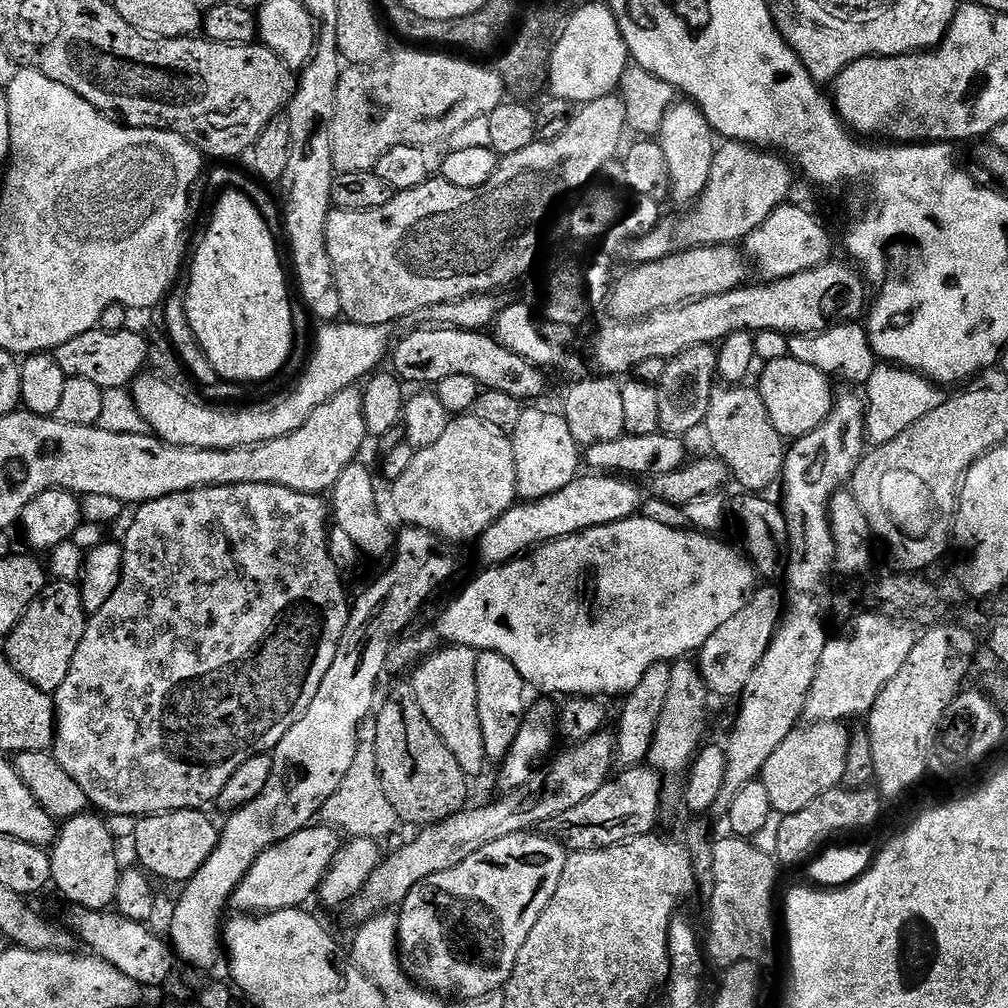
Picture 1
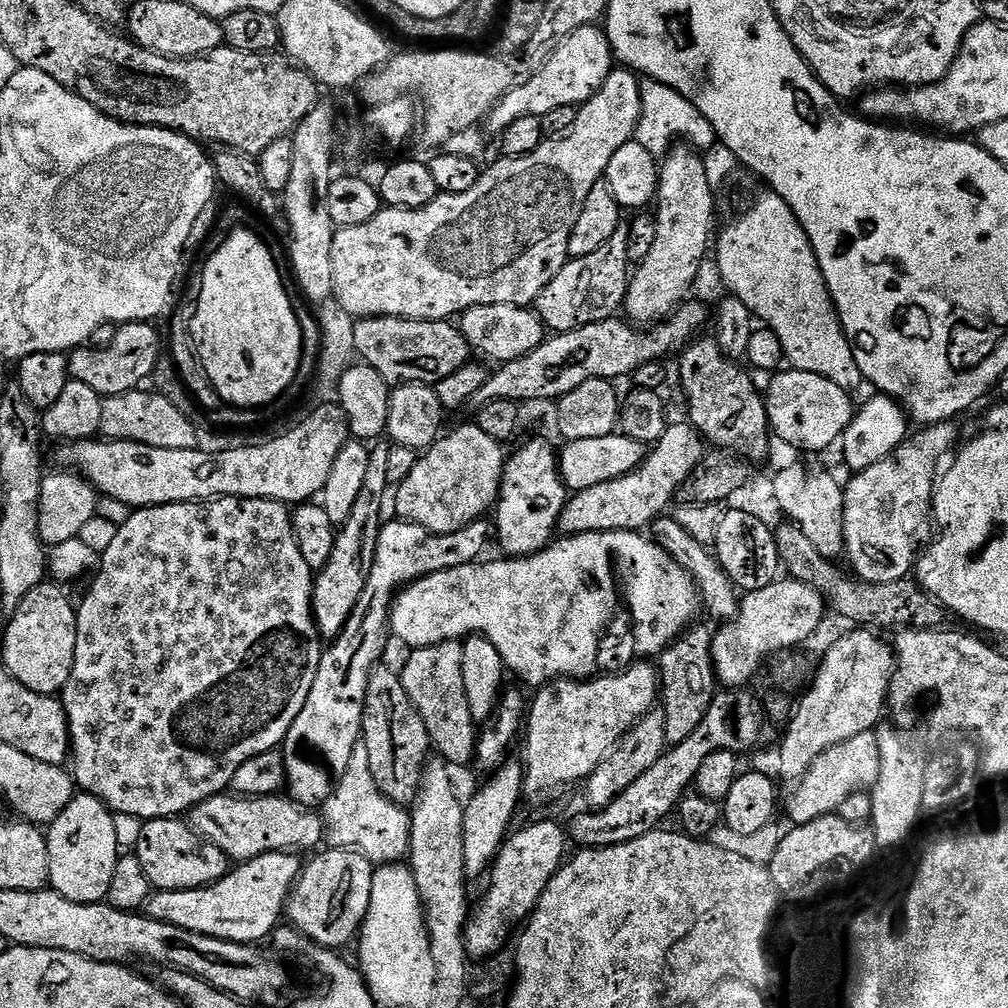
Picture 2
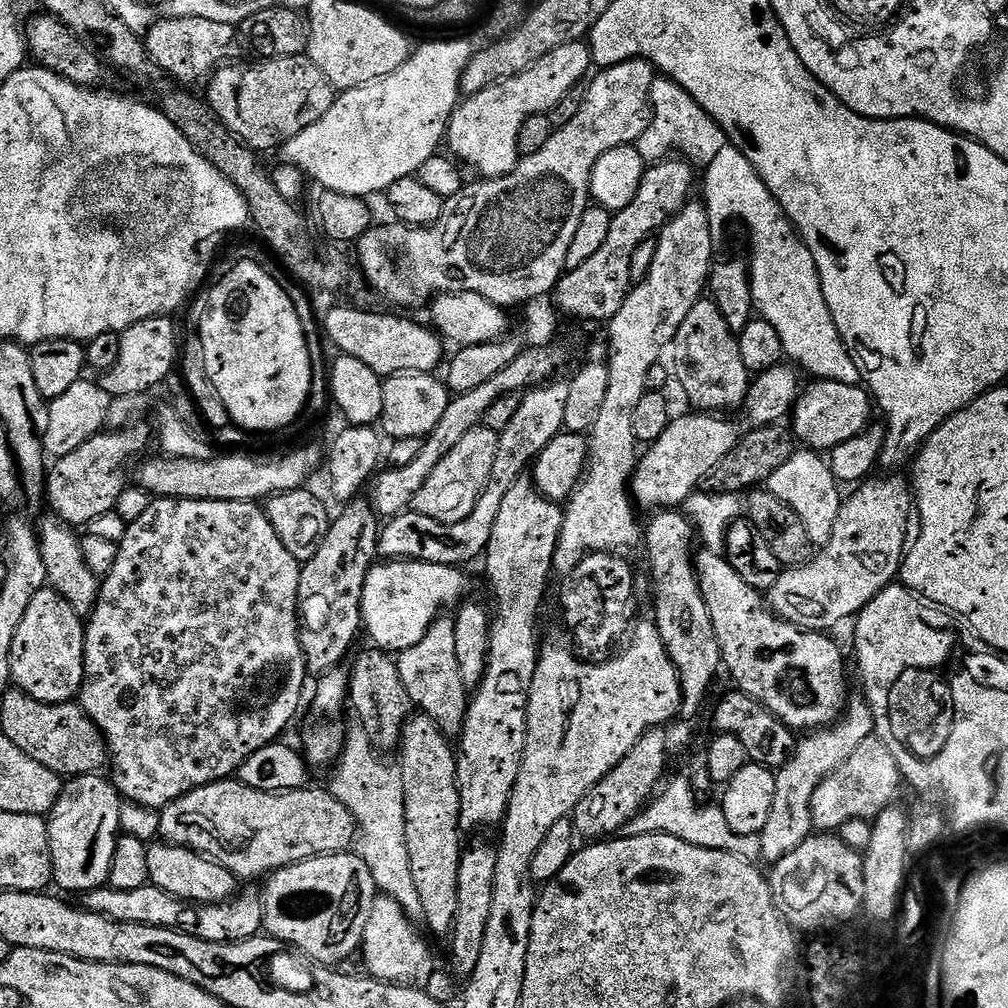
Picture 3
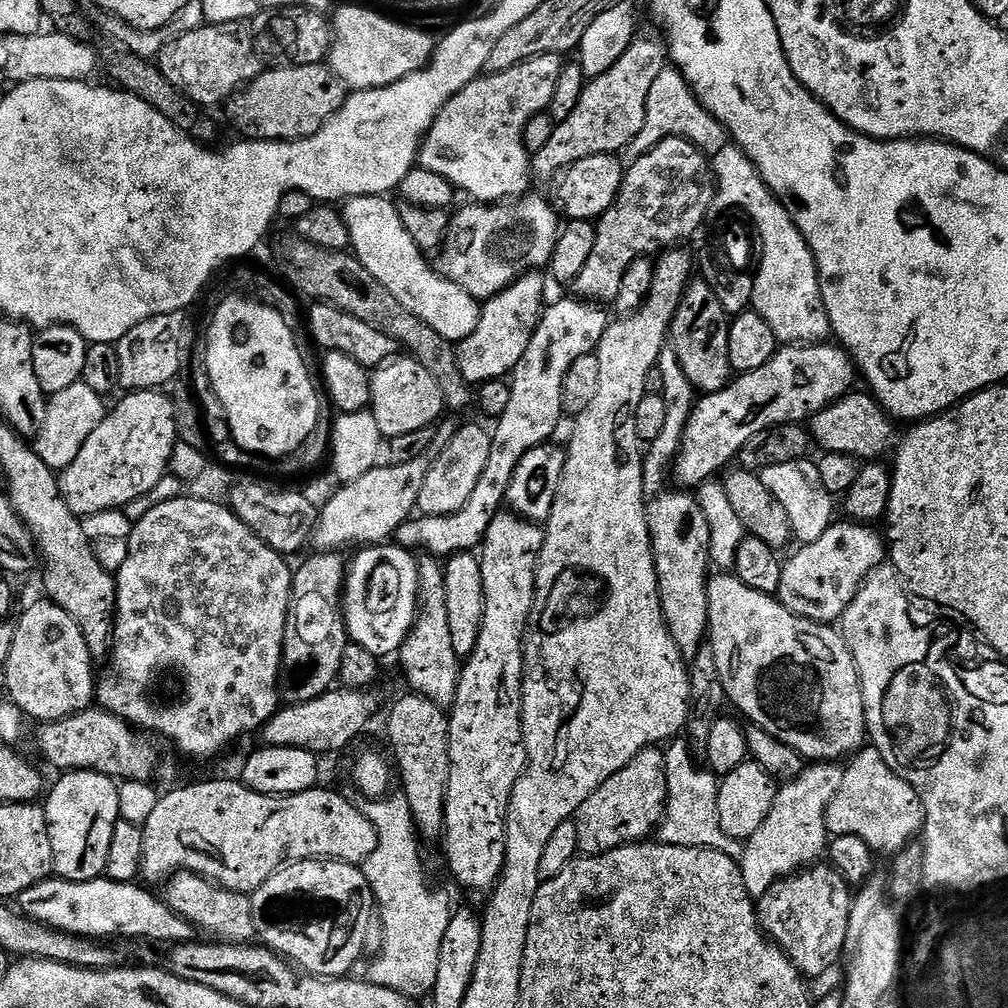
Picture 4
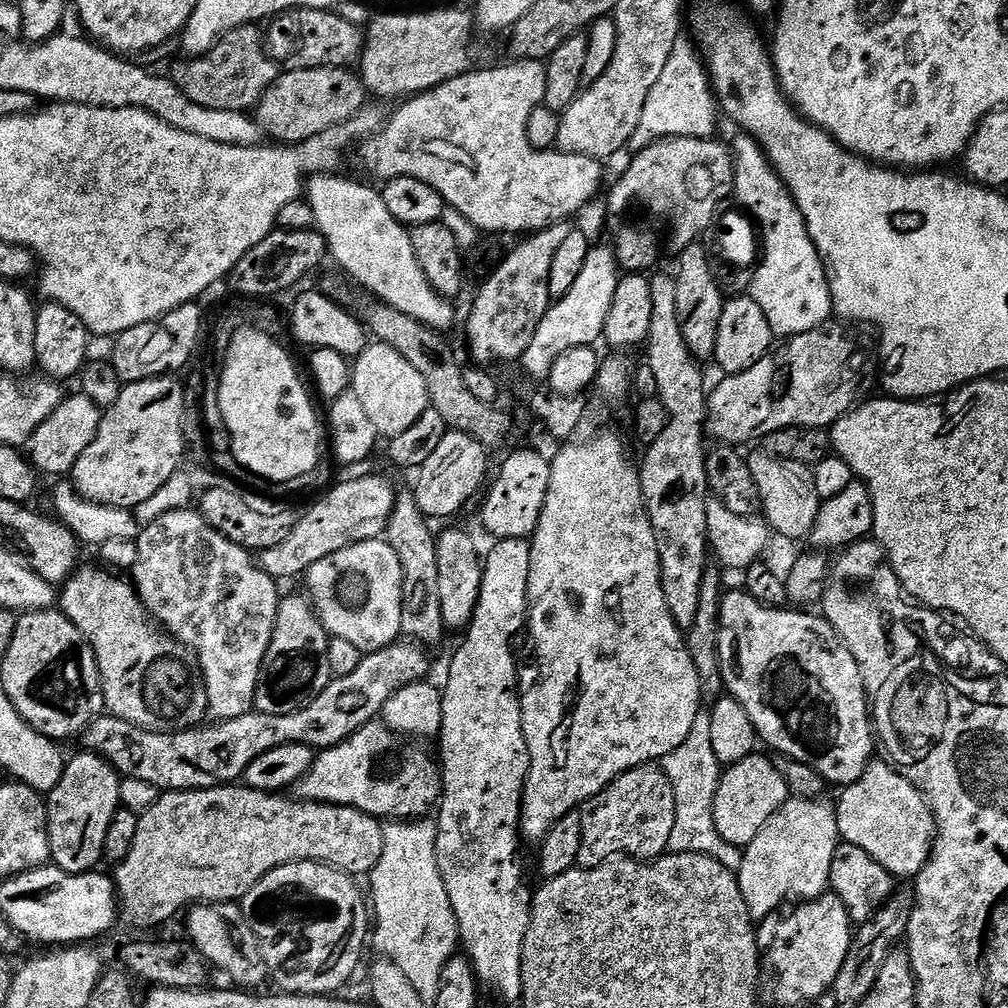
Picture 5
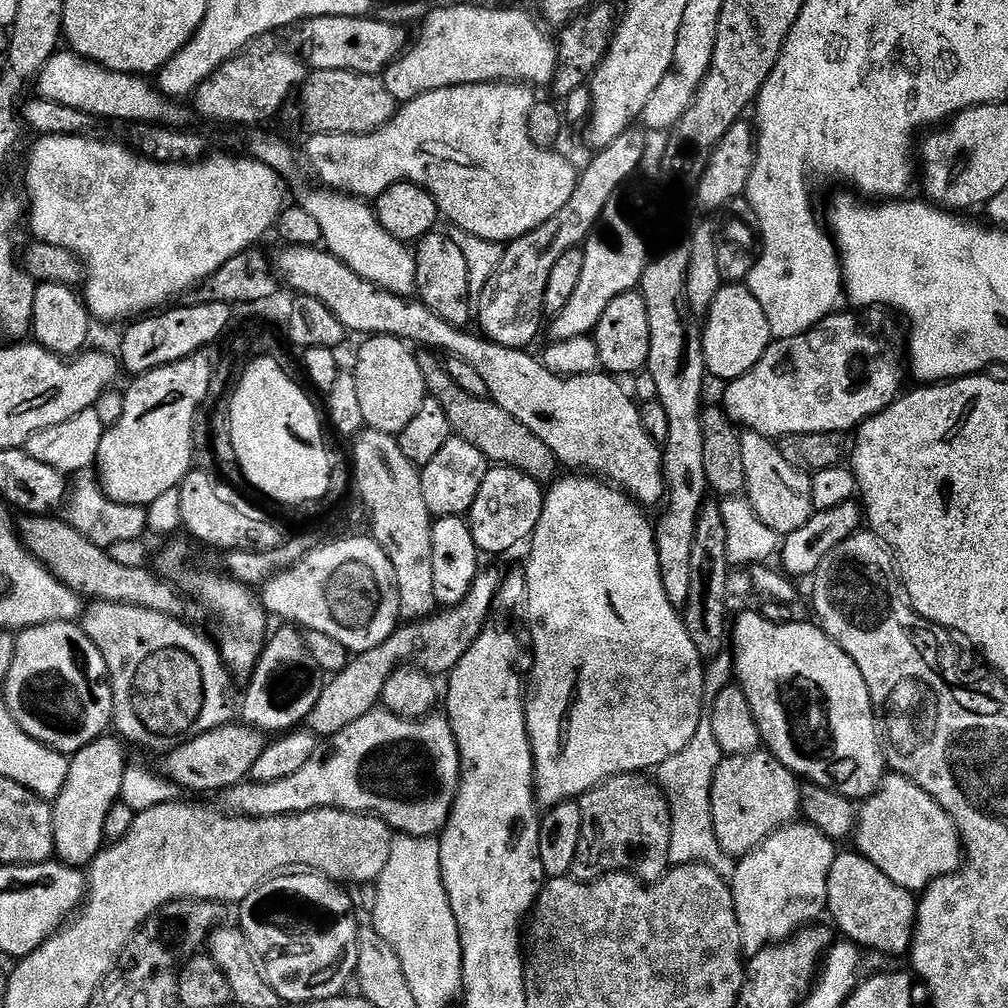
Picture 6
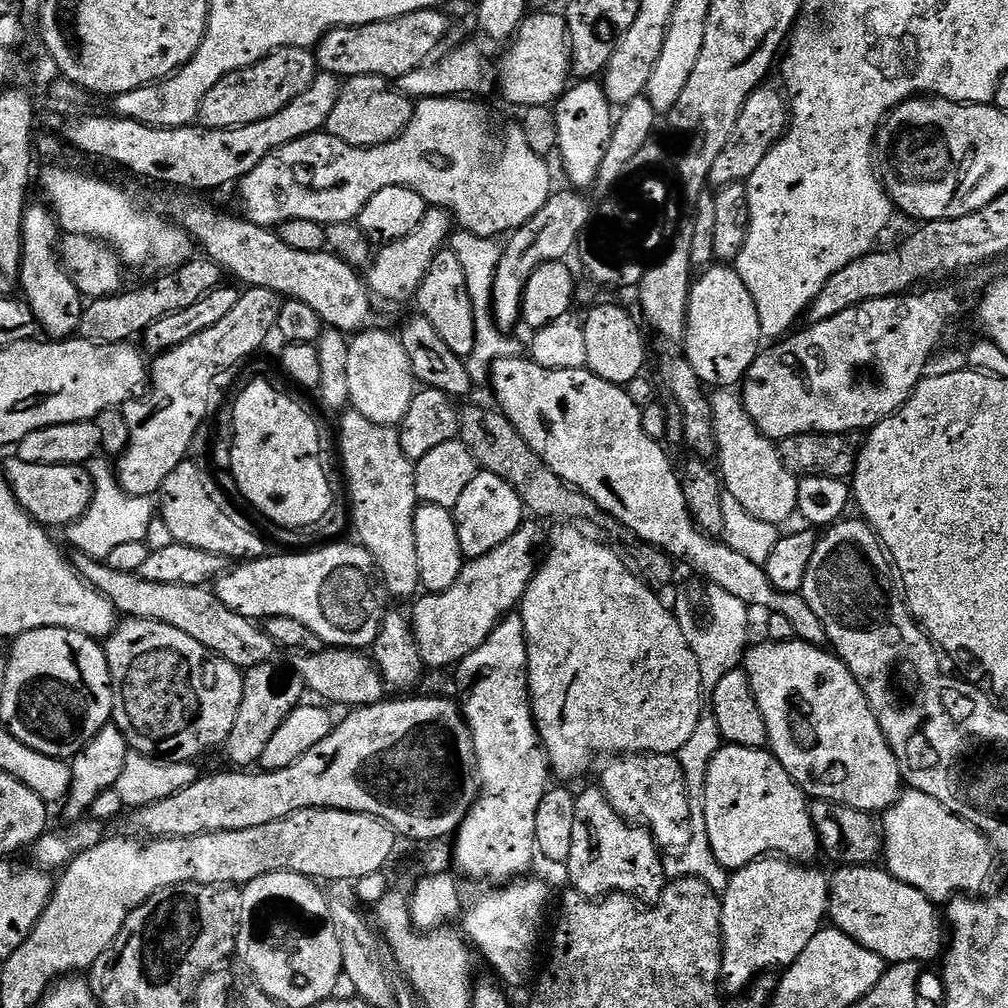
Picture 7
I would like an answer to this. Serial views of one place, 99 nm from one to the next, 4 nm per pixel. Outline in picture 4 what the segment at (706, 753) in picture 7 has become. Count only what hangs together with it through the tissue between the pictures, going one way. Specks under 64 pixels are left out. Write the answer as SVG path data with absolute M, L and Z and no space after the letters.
M676 738L667 745L666 782L668 783L668 806L658 829L659 843L683 848L709 848L726 854L734 861L744 858L744 844L730 838L718 822L718 790L720 785L715 772L702 766L688 748L687 739Z

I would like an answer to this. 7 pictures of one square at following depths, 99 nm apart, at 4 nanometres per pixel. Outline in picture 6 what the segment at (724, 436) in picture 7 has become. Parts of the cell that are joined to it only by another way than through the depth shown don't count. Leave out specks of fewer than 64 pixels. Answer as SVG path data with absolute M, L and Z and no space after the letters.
M744 430L739 433L738 455L741 470L744 471L743 491L761 522L779 534L798 530L798 526L806 526L814 511L810 502L809 477L790 466L790 462L782 458L779 447L769 437L760 436L757 432Z

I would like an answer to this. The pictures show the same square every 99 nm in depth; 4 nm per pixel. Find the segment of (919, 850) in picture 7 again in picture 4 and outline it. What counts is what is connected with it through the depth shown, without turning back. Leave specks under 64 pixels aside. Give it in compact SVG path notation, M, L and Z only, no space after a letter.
M864 746L851 757L850 763L844 768L842 787L828 807L826 826L833 837L857 836L866 842L873 853L890 852L897 854L904 850L908 844L921 835L924 826L924 807L915 790L909 786L882 758L882 754L874 747Z

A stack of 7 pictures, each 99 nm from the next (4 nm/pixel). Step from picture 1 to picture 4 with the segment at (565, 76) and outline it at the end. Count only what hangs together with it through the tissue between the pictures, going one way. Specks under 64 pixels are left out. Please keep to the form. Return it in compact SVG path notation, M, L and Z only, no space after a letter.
M551 52L523 60L513 68L482 74L477 80L471 80L449 98L432 121L428 135L420 145L419 167L442 174L442 178L449 180L461 193L469 192L476 202L508 202L525 195L532 180L532 164L528 161L530 153L524 147L524 127L534 114L547 109L554 98L554 86L558 86L564 65L565 61Z

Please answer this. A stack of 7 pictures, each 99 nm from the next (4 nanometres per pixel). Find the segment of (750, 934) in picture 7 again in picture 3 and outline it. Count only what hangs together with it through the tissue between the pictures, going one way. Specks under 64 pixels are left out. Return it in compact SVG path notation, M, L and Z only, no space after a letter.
M853 699L847 705L846 711L835 724L827 730L816 730L805 735L796 745L796 752L776 772L774 786L774 807L770 809L770 818L761 830L759 838L762 842L761 857L768 862L780 860L790 850L798 850L807 836L813 835L810 802L814 798L814 790L830 774L834 774L862 746L862 742L873 739L874 718L863 699Z

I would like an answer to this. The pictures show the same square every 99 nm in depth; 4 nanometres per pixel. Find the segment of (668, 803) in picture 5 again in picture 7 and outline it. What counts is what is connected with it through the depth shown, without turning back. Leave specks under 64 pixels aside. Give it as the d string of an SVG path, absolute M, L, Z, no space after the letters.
M592 786L576 796L574 810L574 842L570 846L570 858L566 861L568 880L575 891L589 898L603 898L614 892L623 892L625 896L644 906L657 904L666 887L664 875L665 857L652 837L651 832L643 826L629 822L619 816L599 787Z

